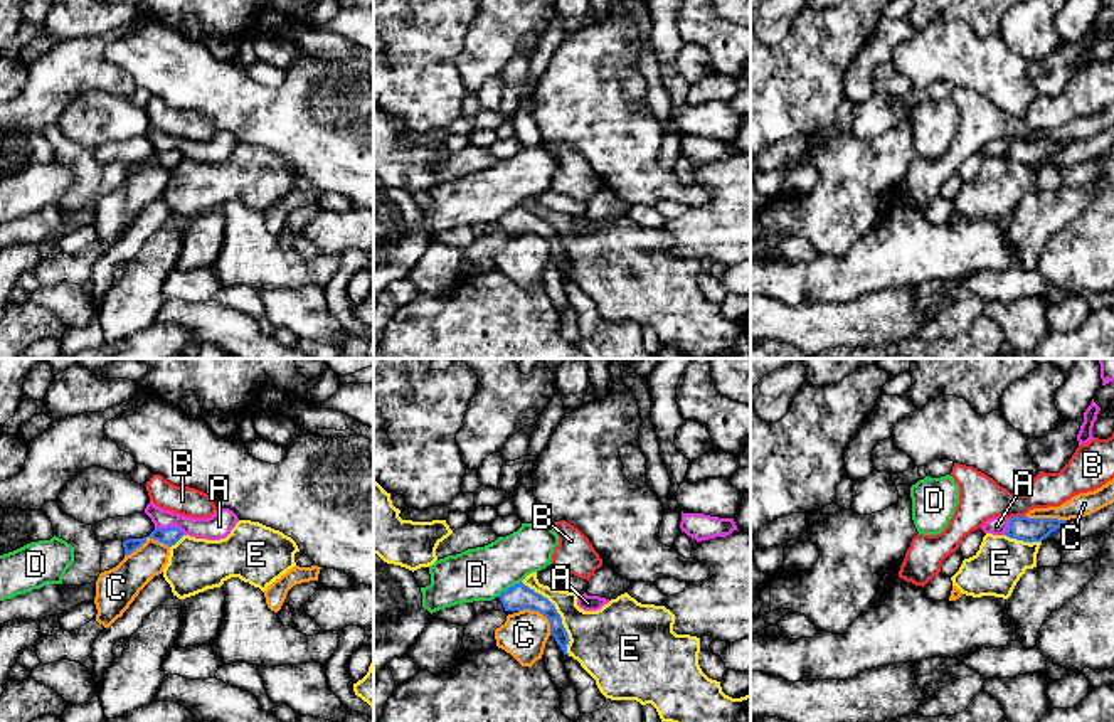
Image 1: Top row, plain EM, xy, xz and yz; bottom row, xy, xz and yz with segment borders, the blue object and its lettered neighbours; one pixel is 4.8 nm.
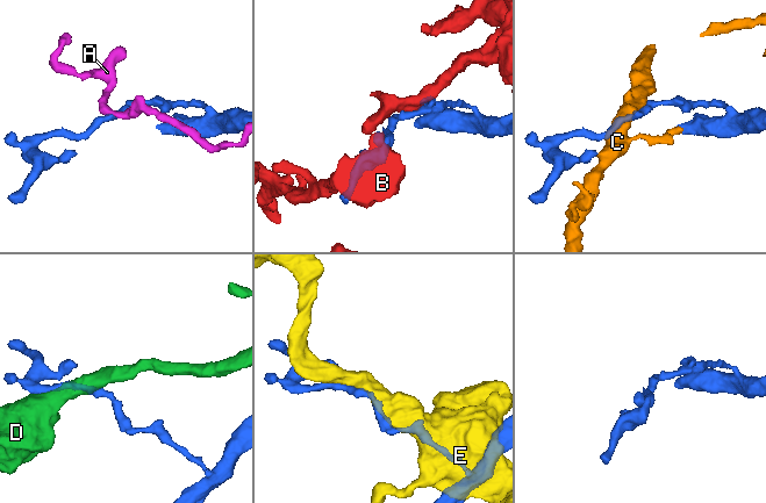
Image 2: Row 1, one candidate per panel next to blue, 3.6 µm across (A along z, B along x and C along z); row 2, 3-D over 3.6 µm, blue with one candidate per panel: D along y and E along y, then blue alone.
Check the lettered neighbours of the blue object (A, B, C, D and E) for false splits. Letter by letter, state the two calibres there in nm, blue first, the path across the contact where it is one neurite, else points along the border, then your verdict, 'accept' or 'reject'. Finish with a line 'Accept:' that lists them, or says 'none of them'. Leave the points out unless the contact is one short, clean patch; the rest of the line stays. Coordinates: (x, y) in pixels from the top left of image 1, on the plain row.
A: 90 nm thick on the blue side, 120 nm on the other; border along xy (155, 150), (175, 148), (184, 157); reject
B: 120 nm thick on the blue side, 200 nm on the other; reject
C: 70 nm thick on the blue side, 180 nm on the other; reject
D: 130 nm thick on the blue side, 260 nm on the other; reject
E: 130 nm thick on the blue side, 300 nm on the other; reject
Accept: none of them

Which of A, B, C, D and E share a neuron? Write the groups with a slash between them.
A / B / C / D / E

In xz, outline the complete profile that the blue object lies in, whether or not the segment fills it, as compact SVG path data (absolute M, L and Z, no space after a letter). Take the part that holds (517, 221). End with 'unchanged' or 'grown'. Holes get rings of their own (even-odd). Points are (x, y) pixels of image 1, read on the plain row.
M518 205L518 207L508 210L498 220L500 220L505 234L530 232L530 234L538 234L540 237L544 237L550 246L550 257L555 261L555 264L560 269L560 273L564 274L564 278L569 279L569 276L567 276L567 268L570 264L569 257L562 247L560 237L557 236L555 229L547 220L535 215L523 205Z; unchanged

